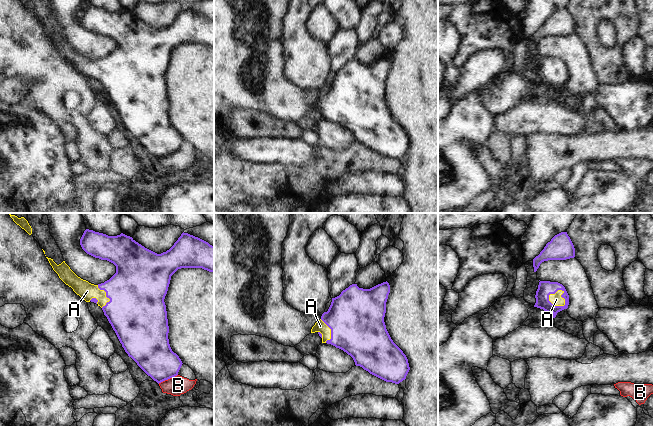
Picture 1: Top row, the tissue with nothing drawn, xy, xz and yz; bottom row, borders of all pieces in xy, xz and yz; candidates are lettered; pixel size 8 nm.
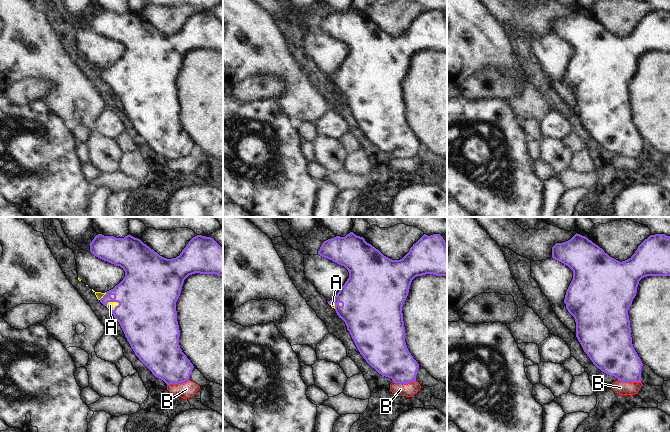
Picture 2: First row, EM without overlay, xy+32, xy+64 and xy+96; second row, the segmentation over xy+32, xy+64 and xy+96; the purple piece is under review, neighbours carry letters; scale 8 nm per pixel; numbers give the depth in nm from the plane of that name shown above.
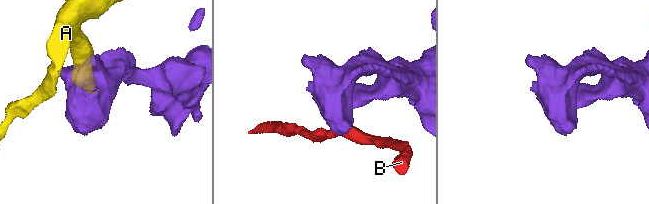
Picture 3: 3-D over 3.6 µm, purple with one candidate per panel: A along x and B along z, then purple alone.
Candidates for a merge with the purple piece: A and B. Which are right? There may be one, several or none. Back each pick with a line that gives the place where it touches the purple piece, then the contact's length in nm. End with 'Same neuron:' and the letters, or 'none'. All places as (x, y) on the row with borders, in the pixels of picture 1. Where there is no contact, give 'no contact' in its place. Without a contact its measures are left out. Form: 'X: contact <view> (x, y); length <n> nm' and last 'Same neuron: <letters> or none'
A: contact yz (555, 306); length 160 nm
Same neuron: A

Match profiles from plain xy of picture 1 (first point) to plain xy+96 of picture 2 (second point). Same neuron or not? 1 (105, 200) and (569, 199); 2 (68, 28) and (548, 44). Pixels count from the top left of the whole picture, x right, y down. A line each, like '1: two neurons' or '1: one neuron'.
1: one neuron
2: one neuron

